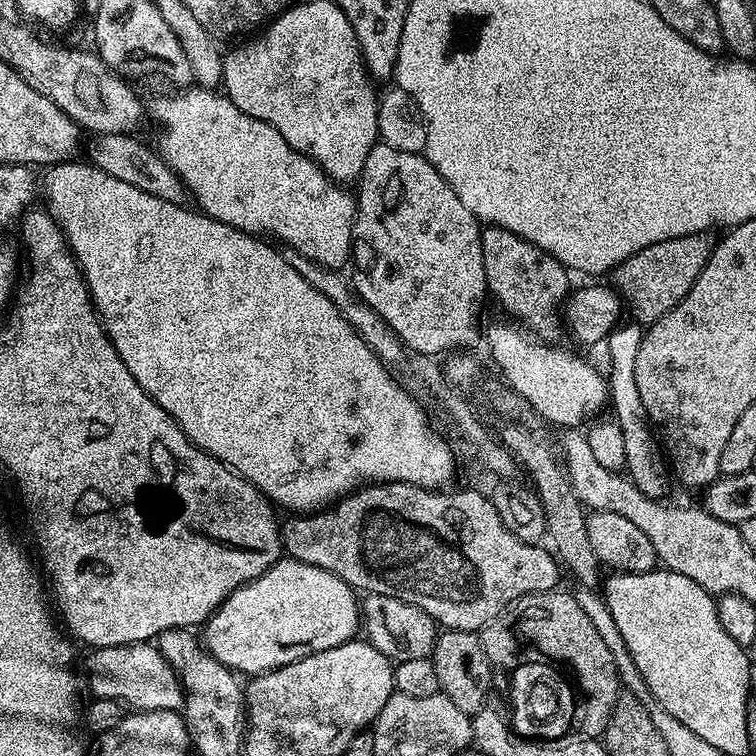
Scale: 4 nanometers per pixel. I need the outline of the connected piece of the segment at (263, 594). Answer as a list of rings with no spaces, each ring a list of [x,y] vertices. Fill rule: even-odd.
[[[281,558],[257,580],[242,585],[228,595],[226,602],[222,602],[220,609],[203,625],[202,643],[218,663],[225,664],[233,672],[248,678],[261,676],[263,672],[298,662],[311,652],[330,650],[353,639],[362,628],[362,604],[356,596],[354,589],[342,578],[330,574],[330,570]]]

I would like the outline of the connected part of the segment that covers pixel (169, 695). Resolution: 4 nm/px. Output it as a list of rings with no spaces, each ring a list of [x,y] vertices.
[[[155,643],[123,644],[97,648],[88,660],[88,688],[98,700],[116,700],[125,709],[137,712],[177,711],[184,707],[180,678],[166,662]]]

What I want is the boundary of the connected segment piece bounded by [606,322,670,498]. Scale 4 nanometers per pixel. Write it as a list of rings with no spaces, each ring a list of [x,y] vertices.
[[[624,322],[608,335],[606,341],[609,356],[608,368],[606,367],[608,398],[611,411],[616,411],[614,419],[618,430],[622,430],[622,450],[628,479],[634,482],[634,486],[638,486],[642,494],[664,498],[668,492],[670,465],[652,425],[648,423],[646,406],[642,406],[642,398],[638,395],[638,381],[634,379],[634,358],[638,358],[638,346],[642,346],[644,333],[645,329],[641,325]]]

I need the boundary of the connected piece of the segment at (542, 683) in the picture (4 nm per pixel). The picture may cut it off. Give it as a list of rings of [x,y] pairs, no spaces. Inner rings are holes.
[[[547,663],[520,664],[512,672],[510,723],[513,732],[534,740],[559,740],[575,721],[575,691],[561,671]]]

